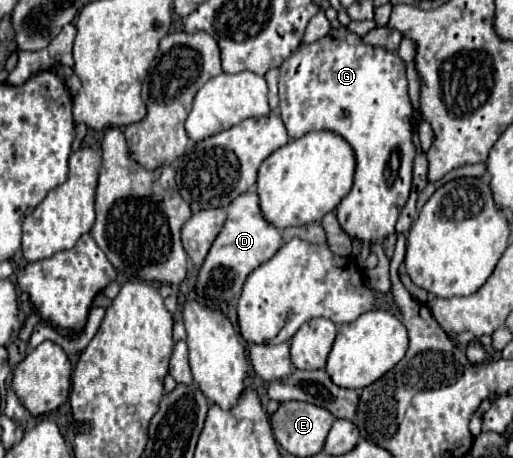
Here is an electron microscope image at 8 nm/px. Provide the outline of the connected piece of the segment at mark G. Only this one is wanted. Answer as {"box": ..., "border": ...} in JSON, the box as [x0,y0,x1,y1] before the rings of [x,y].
{"box":[279,28,417,244],"border":[[[347,28],[331,30],[327,36],[311,44],[299,44],[299,48],[293,50],[291,56],[281,64],[279,98],[281,118],[291,138],[301,138],[313,130],[331,130],[351,144],[357,158],[355,182],[351,192],[339,202],[337,218],[351,238],[365,240],[367,244],[383,242],[389,234],[395,232],[395,222],[409,198],[413,158],[417,154],[413,144],[415,118],[407,92],[405,62],[397,52],[365,44],[361,36]]]}

